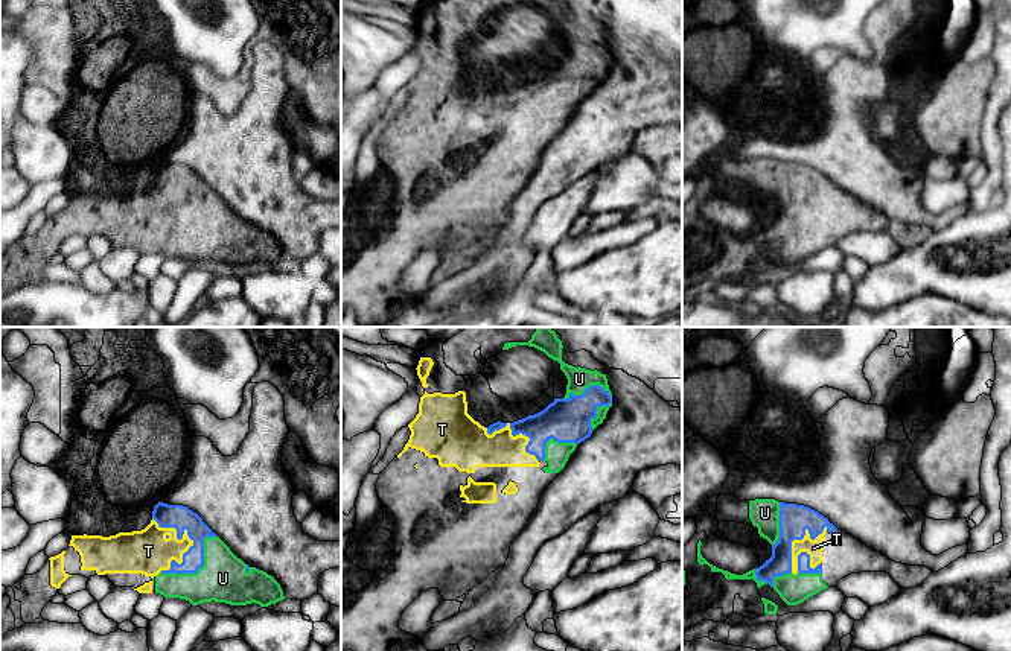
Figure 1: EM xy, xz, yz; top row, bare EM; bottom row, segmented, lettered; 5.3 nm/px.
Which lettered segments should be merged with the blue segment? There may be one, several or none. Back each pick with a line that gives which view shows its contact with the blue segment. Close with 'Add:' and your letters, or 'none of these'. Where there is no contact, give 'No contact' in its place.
T: Touches blue in xy
U: Touches blue in xy
Add: T, U

